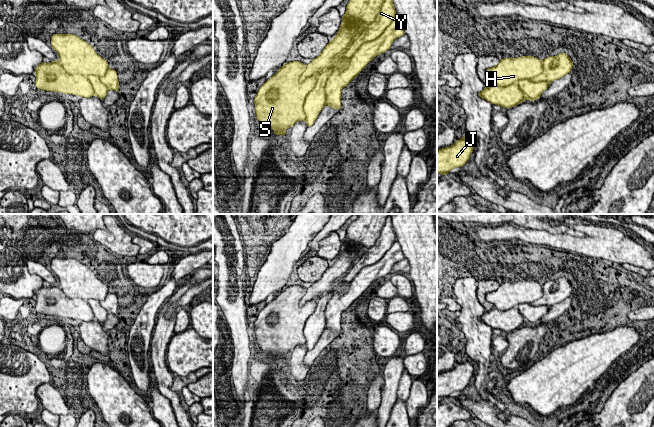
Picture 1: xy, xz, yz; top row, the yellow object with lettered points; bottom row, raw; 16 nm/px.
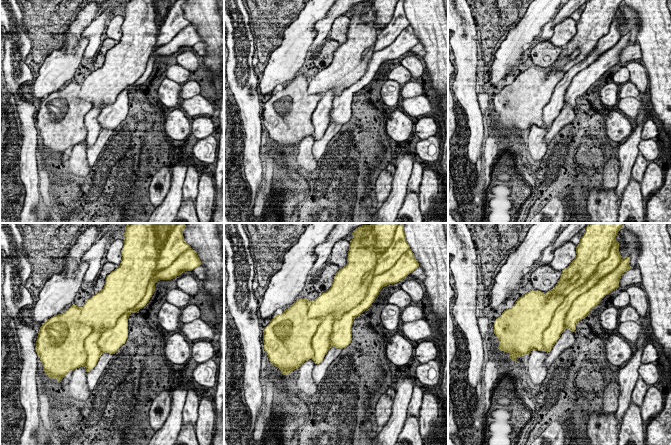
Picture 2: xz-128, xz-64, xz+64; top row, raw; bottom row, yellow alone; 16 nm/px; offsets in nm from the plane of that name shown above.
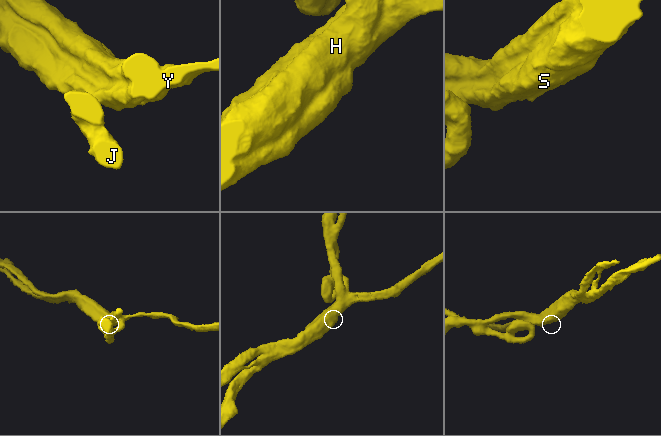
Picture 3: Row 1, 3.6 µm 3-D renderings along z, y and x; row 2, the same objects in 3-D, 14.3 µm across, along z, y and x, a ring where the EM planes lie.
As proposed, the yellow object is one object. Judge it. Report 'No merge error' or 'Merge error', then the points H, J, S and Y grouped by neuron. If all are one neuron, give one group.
Merge error. Groups: H / J S Y

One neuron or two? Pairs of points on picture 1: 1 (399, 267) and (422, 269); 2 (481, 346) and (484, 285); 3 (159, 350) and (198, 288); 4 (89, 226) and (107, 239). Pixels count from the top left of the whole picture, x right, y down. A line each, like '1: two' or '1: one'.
1: two
2: two
3: two
4: two

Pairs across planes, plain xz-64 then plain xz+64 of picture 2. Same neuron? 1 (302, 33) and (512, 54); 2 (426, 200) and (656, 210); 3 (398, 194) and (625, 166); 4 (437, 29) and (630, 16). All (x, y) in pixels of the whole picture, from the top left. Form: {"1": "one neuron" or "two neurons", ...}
{"1": "one neuron", "2": "two neurons", "3": "one neuron", "4": "two neurons"}

